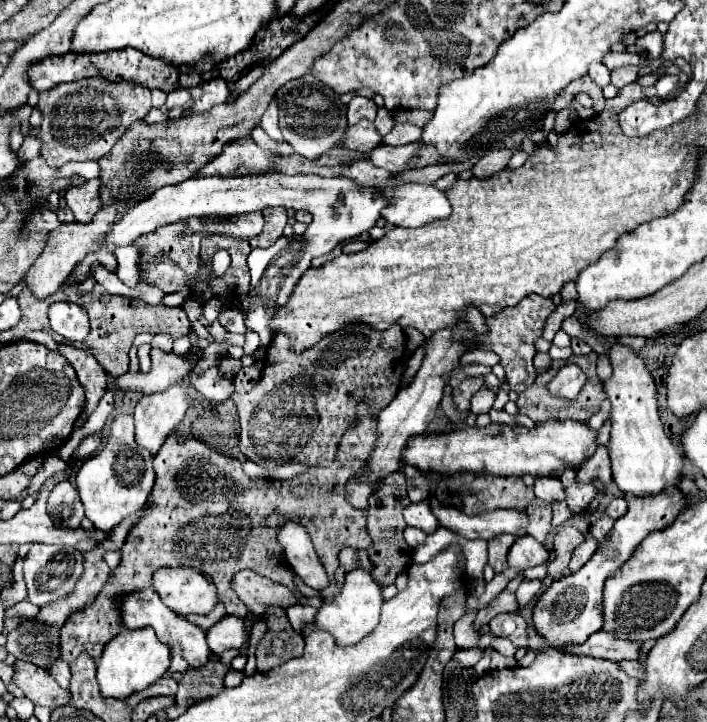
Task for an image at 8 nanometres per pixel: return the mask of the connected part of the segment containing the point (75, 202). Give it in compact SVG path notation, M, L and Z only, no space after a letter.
M88 180L84 186L68 188L64 192L68 208L74 212L76 222L88 224L92 216L102 208L100 204L100 180Z

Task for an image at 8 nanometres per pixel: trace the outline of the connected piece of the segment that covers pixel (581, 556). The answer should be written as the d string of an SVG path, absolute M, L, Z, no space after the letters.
M588 536L586 538L586 542L584 544L580 544L576 550L574 550L574 554L572 554L572 560L570 560L570 570L572 572L576 572L576 570L580 570L590 558L592 558L592 554L594 554L594 550L598 548L598 542L592 538L592 536Z

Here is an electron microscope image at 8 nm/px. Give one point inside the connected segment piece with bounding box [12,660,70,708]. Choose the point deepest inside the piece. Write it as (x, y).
(38, 685)

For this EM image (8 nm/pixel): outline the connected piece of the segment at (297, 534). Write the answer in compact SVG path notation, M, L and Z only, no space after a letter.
M286 524L280 534L278 534L278 542L284 548L284 554L292 566L292 570L296 572L296 576L300 576L300 580L310 586L312 590L316 590L318 594L330 584L328 574L320 562L320 558L316 556L310 536L308 532L300 526L300 524Z

